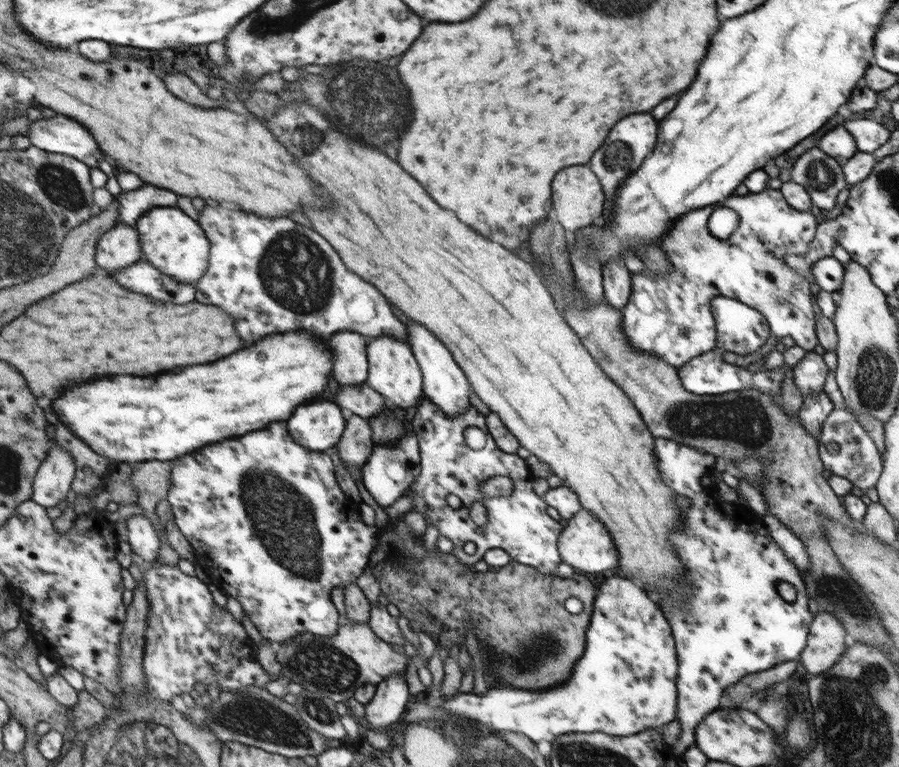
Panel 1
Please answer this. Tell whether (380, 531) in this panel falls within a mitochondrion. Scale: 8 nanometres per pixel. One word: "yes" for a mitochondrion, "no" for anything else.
no

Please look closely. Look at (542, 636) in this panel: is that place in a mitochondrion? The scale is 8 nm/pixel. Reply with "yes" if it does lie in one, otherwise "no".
yes

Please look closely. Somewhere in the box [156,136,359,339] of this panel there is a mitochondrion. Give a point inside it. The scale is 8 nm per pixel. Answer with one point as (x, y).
(294, 271)

